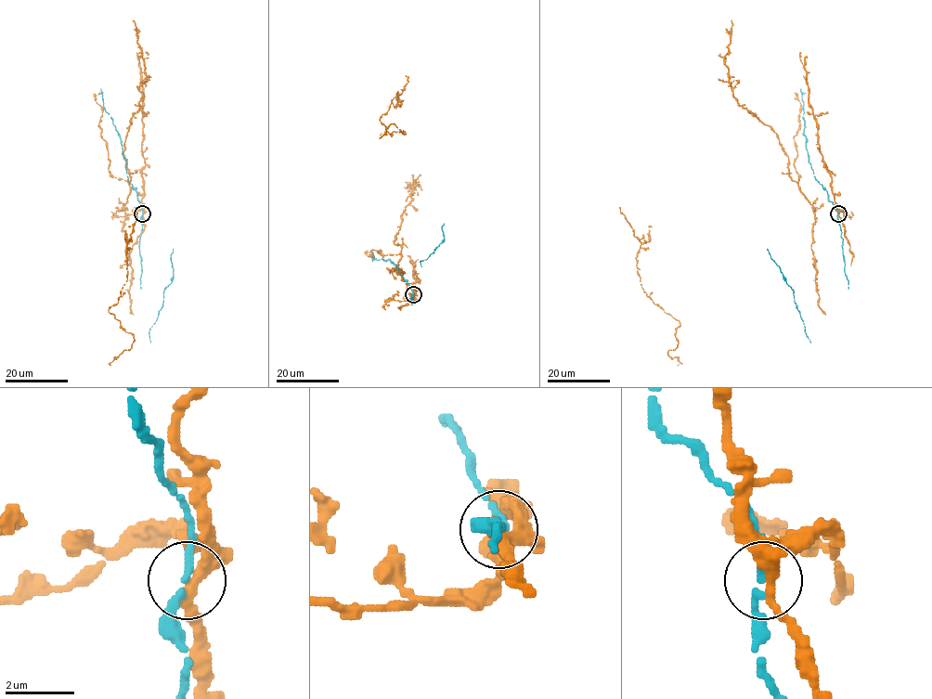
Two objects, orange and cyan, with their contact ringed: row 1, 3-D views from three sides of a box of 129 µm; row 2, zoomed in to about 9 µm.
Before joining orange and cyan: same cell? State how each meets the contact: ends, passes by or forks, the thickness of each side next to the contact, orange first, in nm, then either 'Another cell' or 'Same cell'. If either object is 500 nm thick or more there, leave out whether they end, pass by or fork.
At the ring orange passes by. At the ring cyan passes by. Thickness 320 nm (orange) against 240 nm. Another cell

